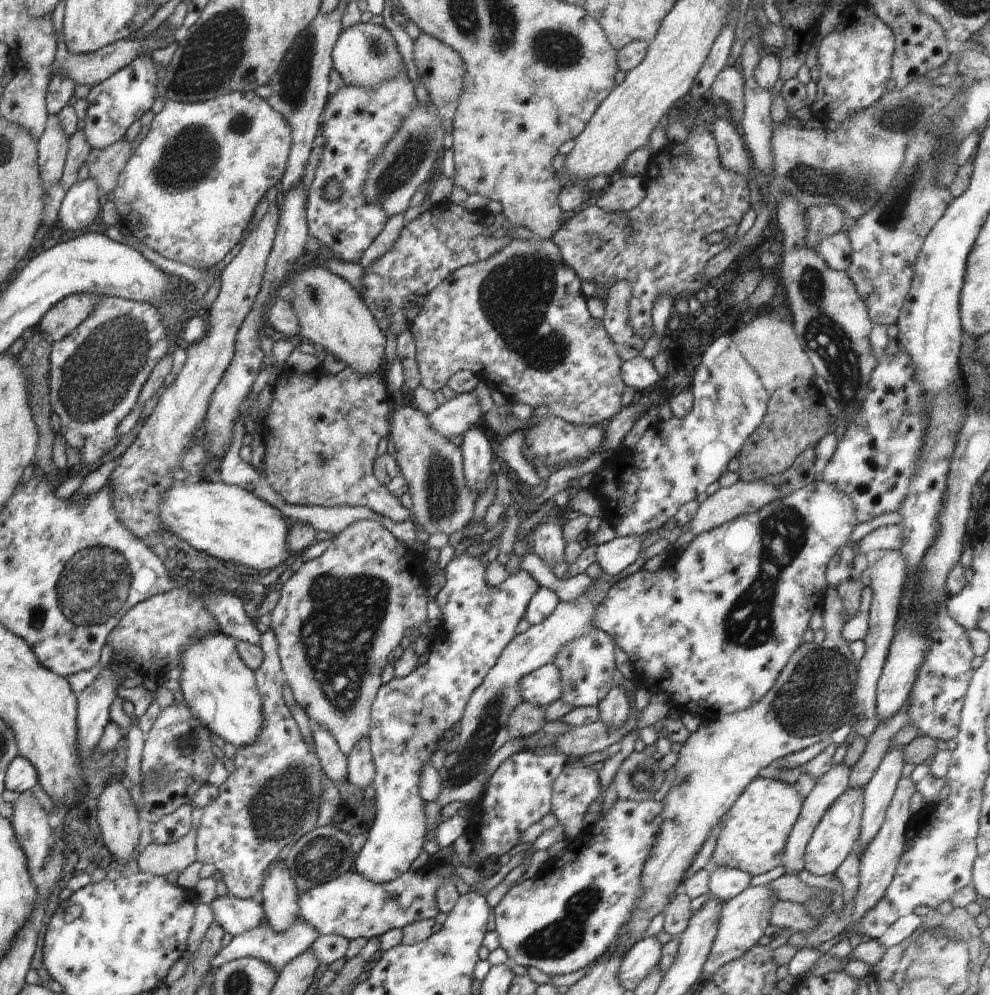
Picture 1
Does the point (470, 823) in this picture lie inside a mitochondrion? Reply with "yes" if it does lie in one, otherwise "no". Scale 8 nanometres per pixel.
no

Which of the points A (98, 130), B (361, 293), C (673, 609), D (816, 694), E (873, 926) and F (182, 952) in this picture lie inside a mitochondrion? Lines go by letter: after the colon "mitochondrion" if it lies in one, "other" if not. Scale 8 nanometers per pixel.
A: other
B: other
C: other
D: mitochondrion
E: other
F: other

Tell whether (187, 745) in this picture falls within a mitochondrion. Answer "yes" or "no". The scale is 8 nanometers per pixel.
yes

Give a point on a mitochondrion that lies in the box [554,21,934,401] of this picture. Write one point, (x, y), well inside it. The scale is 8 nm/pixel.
(812, 180)

